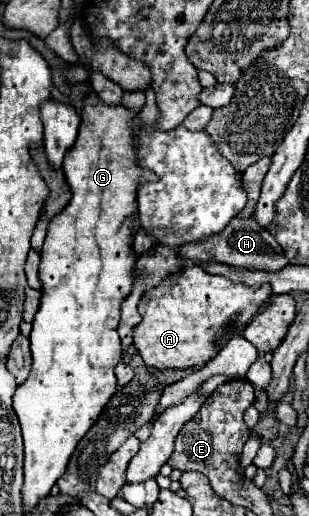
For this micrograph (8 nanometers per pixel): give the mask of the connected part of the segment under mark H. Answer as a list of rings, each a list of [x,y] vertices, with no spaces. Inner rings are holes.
[[[233,219],[229,221],[229,225],[213,235],[213,237],[207,237],[203,241],[191,241],[191,243],[185,243],[181,247],[181,257],[185,257],[189,263],[205,263],[205,261],[217,261],[217,263],[225,263],[225,265],[237,265],[237,267],[255,267],[255,269],[261,269],[261,271],[277,271],[277,269],[283,269],[285,265],[289,265],[281,245],[275,241],[275,237],[261,229],[255,219]]]

